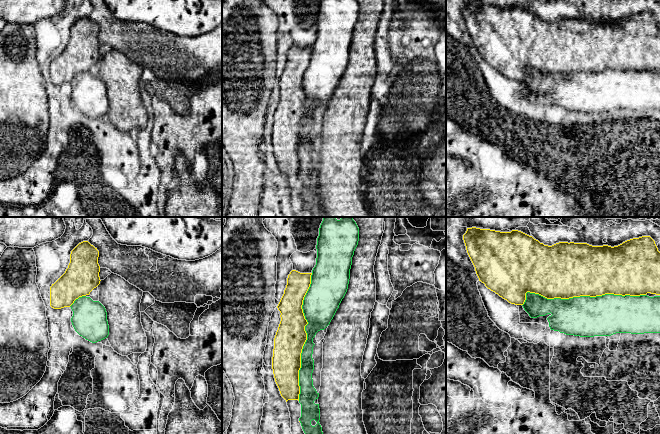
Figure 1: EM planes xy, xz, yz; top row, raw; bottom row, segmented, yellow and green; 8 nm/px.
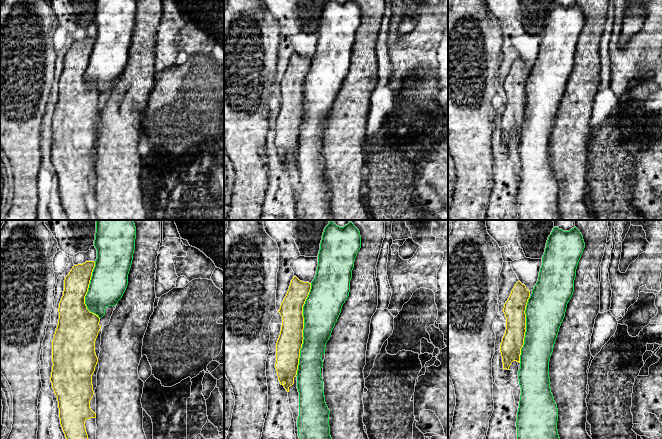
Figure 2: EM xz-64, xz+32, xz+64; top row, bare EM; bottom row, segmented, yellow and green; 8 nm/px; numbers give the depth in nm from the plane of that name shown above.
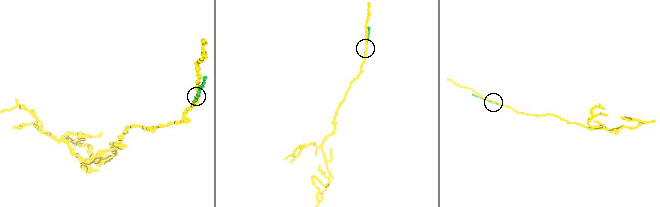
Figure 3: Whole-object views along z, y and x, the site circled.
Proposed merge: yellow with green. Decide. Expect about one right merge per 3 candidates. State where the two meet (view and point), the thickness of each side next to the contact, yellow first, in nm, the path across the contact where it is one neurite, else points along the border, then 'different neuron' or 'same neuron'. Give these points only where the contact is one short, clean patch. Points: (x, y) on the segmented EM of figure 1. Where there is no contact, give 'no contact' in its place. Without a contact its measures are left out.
contact yz (579, 296); calibres 460 and 320 nm; different neuron

